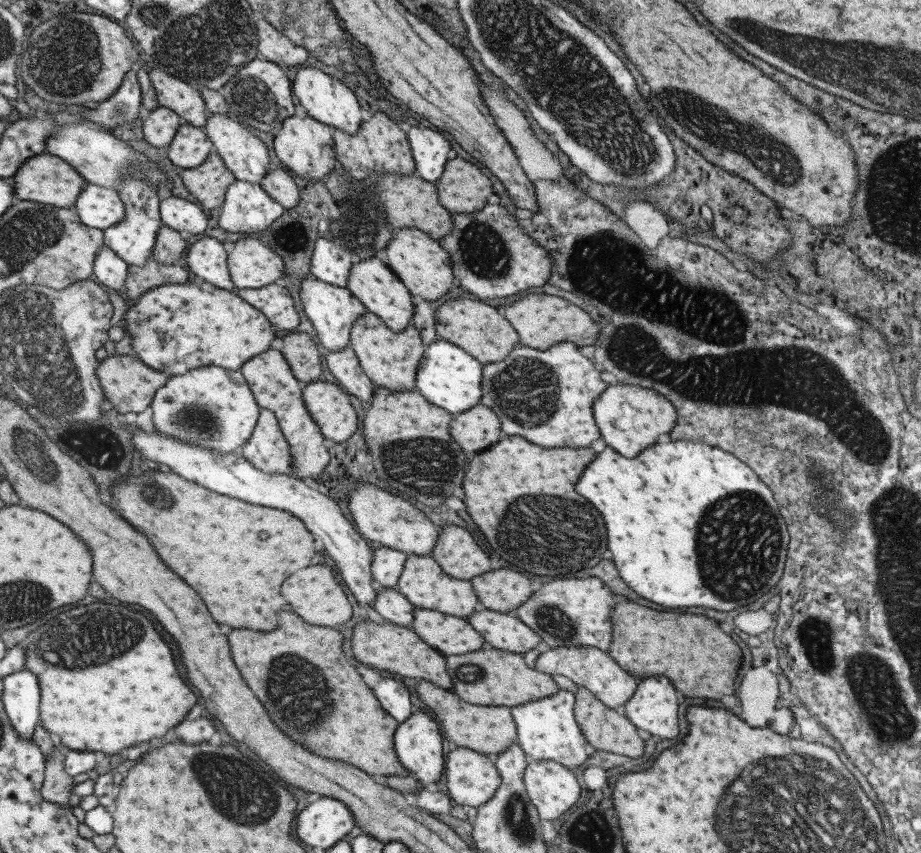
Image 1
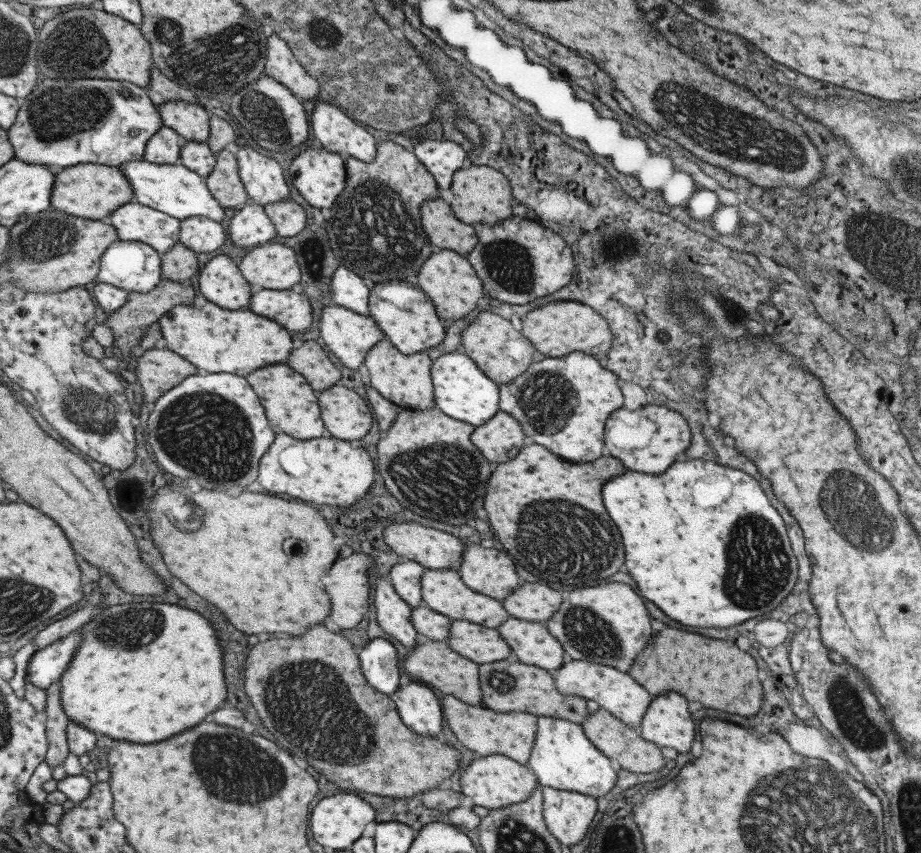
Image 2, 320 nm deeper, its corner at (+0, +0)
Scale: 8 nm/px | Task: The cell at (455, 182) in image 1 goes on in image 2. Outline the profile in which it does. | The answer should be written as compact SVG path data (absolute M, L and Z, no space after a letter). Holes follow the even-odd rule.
M472 165L467 169L459 169L453 173L451 185L453 194L450 209L454 212L459 222L472 225L473 223L484 223L495 226L504 218L512 216L509 200L512 198L511 188L505 175L492 167L485 165Z

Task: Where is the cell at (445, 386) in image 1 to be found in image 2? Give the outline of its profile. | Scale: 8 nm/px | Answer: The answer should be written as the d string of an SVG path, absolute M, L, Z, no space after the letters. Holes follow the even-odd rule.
M460 350L446 352L433 360L430 368L430 377L434 398L433 407L439 409L443 414L449 416L449 418L454 418L475 427L485 424L485 422L498 412L498 385L492 380L489 380L481 372L481 369Z

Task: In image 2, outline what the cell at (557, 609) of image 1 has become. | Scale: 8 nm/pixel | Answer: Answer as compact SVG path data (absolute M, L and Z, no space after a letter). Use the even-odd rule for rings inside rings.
M609 582L609 584L603 584L603 586L593 586L593 588L581 588L577 587L579 590L573 590L573 592L569 592L569 598L565 598L563 602L561 602L561 606L559 609L549 617L549 620L546 620L544 623L547 625L545 630L549 632L549 634L553 635L553 638L557 639L560 646L563 647L563 650L567 654L568 660L579 660L584 662L591 662L597 665L609 666L613 669L617 669L619 672L627 672L633 664L633 658L645 648L645 644L647 644L647 640L649 640L649 636L653 634L651 632L651 618L649 618L649 614L647 614L647 610L643 608L643 602L641 602L641 598L629 588L629 586L625 586L625 584L613 584L613 582Z

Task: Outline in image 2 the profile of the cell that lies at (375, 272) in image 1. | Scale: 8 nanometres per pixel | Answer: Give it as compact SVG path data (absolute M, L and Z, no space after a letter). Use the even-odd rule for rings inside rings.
M407 281L379 282L368 294L368 316L371 317L383 337L401 354L424 352L443 340L445 329L439 322L436 310L429 297Z

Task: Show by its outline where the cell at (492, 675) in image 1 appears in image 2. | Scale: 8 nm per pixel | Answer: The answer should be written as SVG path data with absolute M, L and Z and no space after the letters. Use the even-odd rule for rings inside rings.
M506 659L479 664L478 680L480 682L481 705L497 712L523 712L537 716L549 716L582 724L588 714L586 700L579 696L561 694L554 687L550 672L537 666L521 664L515 659Z

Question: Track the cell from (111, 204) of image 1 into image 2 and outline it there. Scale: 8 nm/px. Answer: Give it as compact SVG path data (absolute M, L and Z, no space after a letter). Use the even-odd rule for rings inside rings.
M135 202L127 203L116 208L107 216L106 221L116 230L118 240L137 241L147 244L155 249L159 256L168 252L178 241L180 221L158 210L153 210L148 206L143 206Z

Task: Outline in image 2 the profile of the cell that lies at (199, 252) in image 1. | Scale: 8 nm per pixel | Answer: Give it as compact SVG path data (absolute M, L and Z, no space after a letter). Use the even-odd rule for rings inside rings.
M224 255L211 258L199 272L197 290L219 308L245 308L254 288L243 278L238 266Z

